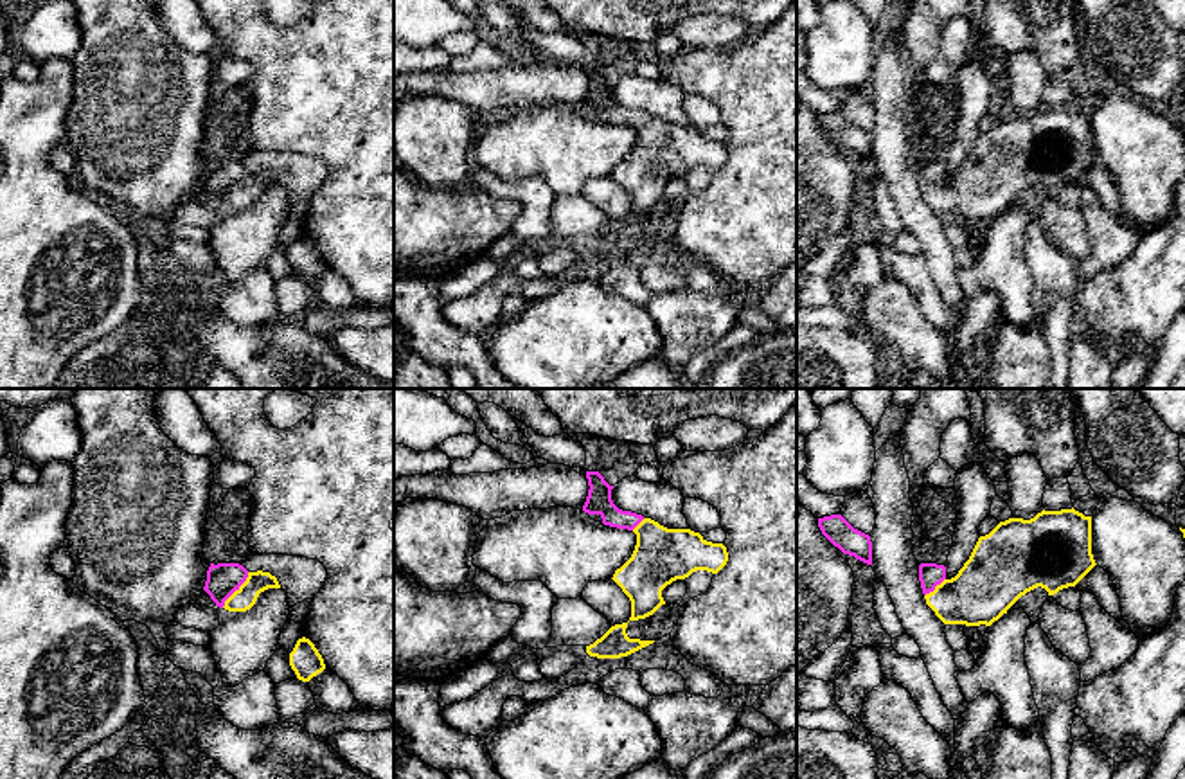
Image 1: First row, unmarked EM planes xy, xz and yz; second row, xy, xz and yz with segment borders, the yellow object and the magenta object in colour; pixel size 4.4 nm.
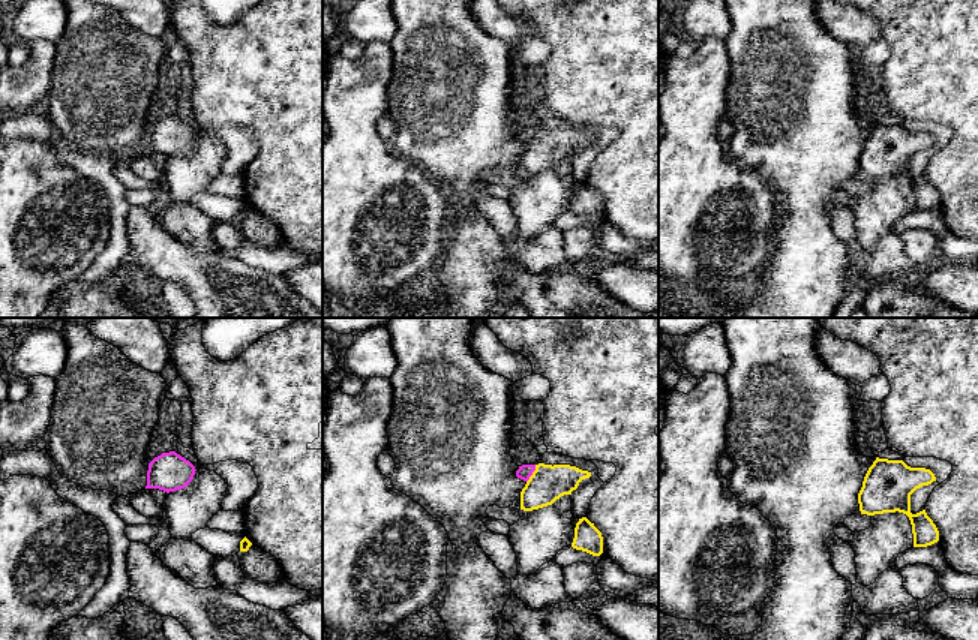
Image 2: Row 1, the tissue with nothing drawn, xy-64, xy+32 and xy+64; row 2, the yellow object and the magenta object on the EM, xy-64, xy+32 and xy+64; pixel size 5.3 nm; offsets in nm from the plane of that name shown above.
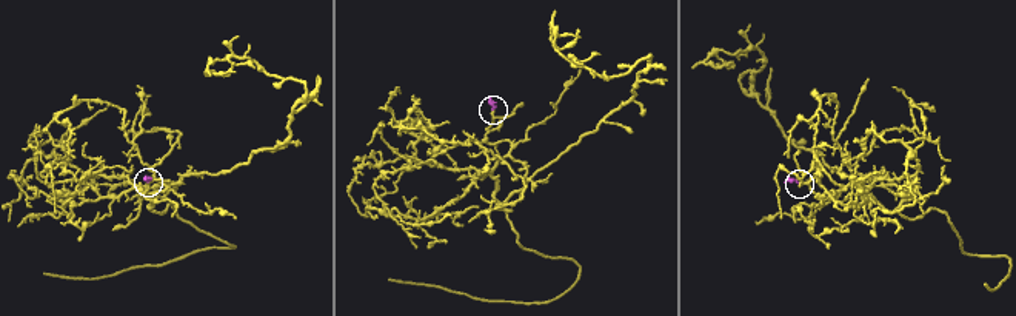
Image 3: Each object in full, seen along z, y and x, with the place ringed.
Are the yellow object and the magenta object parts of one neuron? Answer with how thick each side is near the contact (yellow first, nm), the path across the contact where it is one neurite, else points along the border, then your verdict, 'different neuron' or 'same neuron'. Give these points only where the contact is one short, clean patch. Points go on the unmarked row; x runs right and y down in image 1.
100/150 nm | across xy (245, 195), (236, 188), (223, 177) | same neuron

